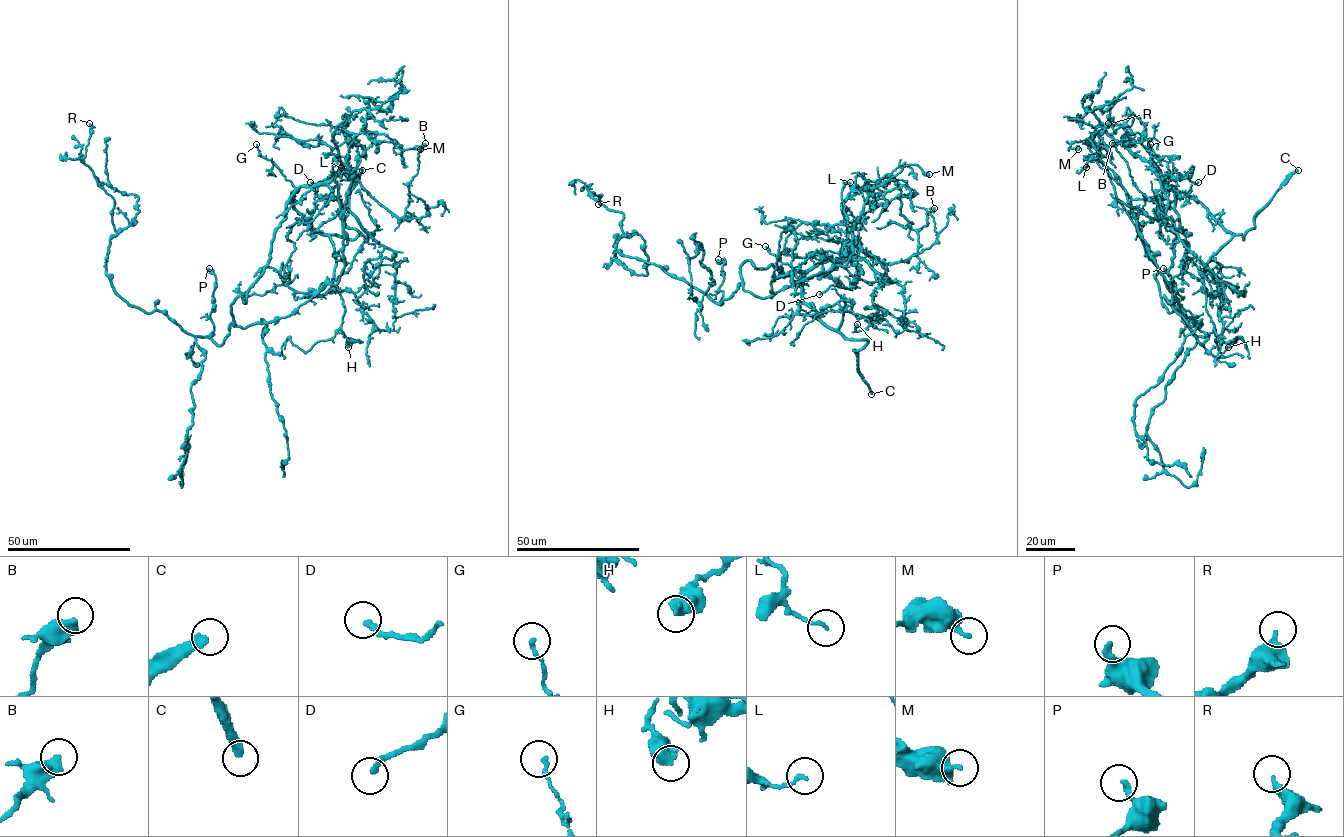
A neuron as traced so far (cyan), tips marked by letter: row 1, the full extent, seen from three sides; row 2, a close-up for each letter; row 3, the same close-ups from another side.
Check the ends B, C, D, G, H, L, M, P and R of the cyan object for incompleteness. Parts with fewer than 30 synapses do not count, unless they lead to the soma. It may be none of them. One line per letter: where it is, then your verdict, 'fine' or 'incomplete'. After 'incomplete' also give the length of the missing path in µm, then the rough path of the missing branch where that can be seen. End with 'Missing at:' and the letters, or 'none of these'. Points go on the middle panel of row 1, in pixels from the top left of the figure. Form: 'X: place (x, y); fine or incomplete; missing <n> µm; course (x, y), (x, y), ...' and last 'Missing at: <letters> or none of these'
B: place (934, 208); fine
C: place (871, 394); incomplete; missing 15 µm; course (871, 394), (877, 409), (889, 419)
D: place (819, 294); incomplete; missing 45 µm; course (819, 294), (812, 303), (801, 296), (798, 287), (801, 277), (792, 268), (801, 256), (798, 252)
G: place (765, 246); fine
H: place (857, 324); fine
L: place (850, 182); fine
M: place (929, 174); fine
P: place (718, 259); fine
R: place (598, 204); fine
Missing at: C, D

